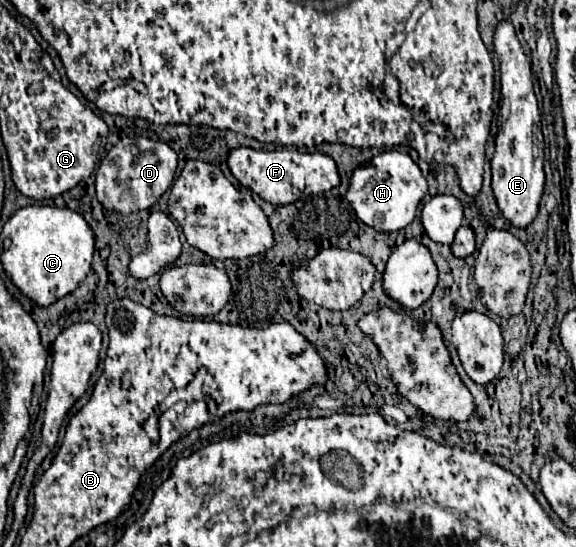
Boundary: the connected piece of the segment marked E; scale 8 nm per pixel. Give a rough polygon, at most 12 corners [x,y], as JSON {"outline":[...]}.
{"outline":[[504,20],[494,34],[502,102],[492,190],[526,230],[544,194],[541,111]]}

